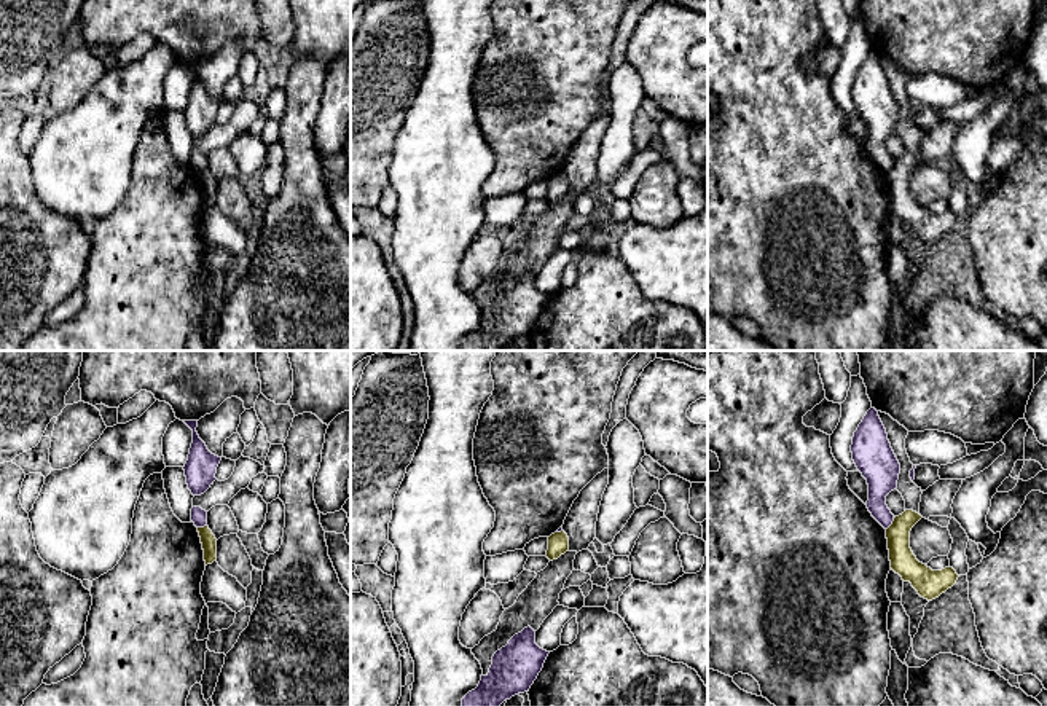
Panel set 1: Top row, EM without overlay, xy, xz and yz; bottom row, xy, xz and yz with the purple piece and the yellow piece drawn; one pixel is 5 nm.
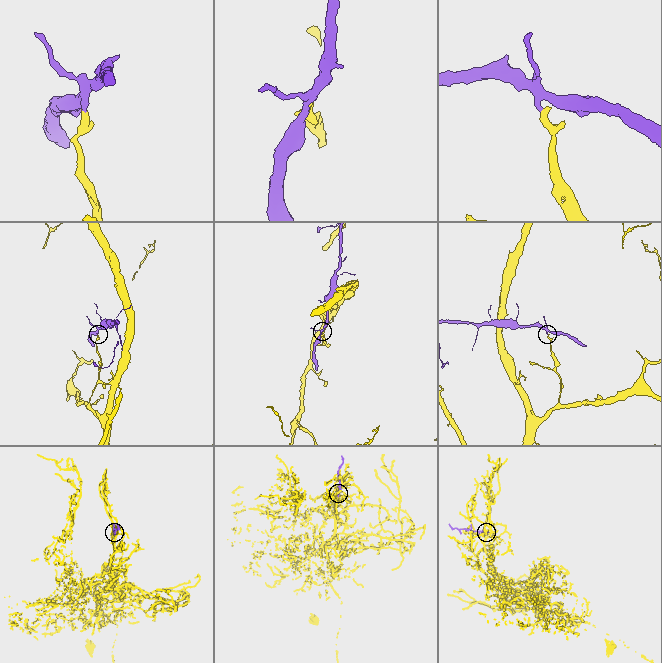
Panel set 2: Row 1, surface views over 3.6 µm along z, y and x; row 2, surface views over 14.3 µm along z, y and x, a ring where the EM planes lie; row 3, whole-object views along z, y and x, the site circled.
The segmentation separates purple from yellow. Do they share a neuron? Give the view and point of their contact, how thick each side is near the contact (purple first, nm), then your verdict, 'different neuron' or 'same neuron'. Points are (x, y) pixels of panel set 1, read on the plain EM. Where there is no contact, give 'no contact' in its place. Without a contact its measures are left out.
yz (891, 166) | 170/130 nm | different neuron

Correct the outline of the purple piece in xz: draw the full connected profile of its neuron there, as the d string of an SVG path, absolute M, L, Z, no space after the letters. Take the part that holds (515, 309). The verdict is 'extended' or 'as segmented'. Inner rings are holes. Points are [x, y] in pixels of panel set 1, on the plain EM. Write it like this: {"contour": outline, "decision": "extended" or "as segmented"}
{"contour": "M531 269L524 271L494 296L489 316L481 317L478 330L462 341L462 351L499 351L505 343L529 335L548 296L535 287L535 274Z", "decision": "as segmented"}

